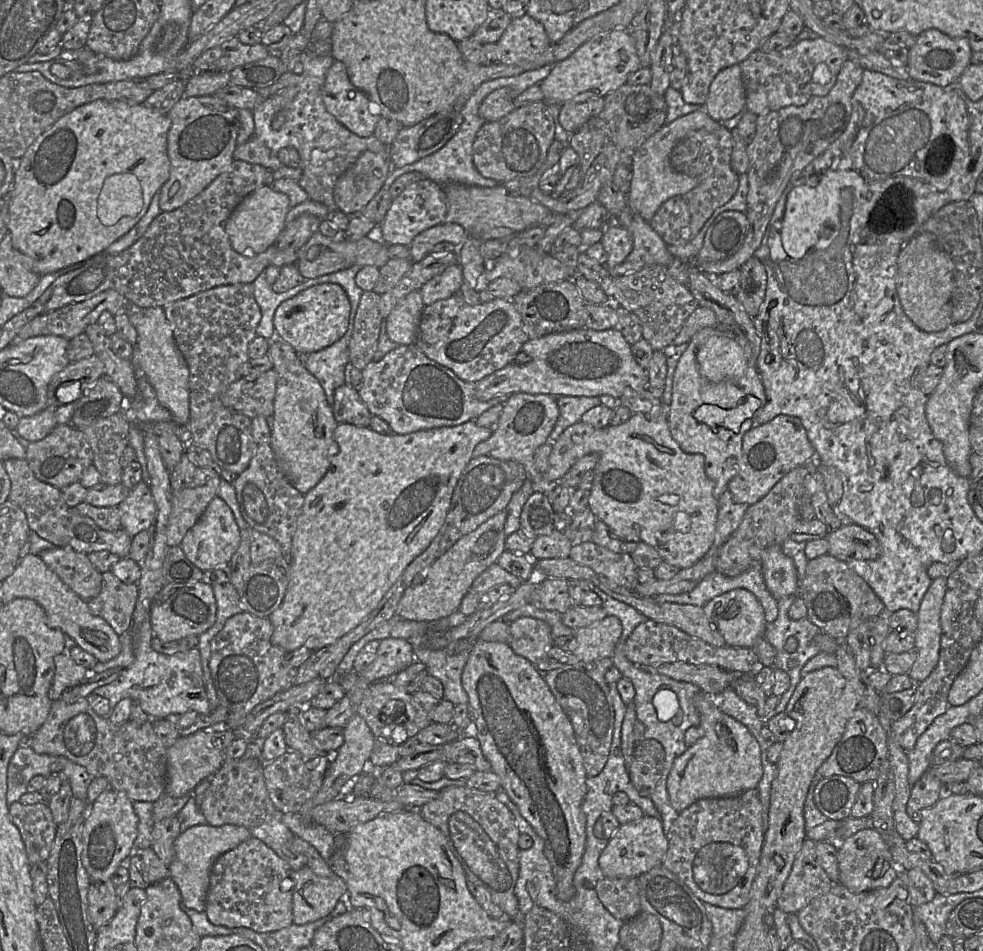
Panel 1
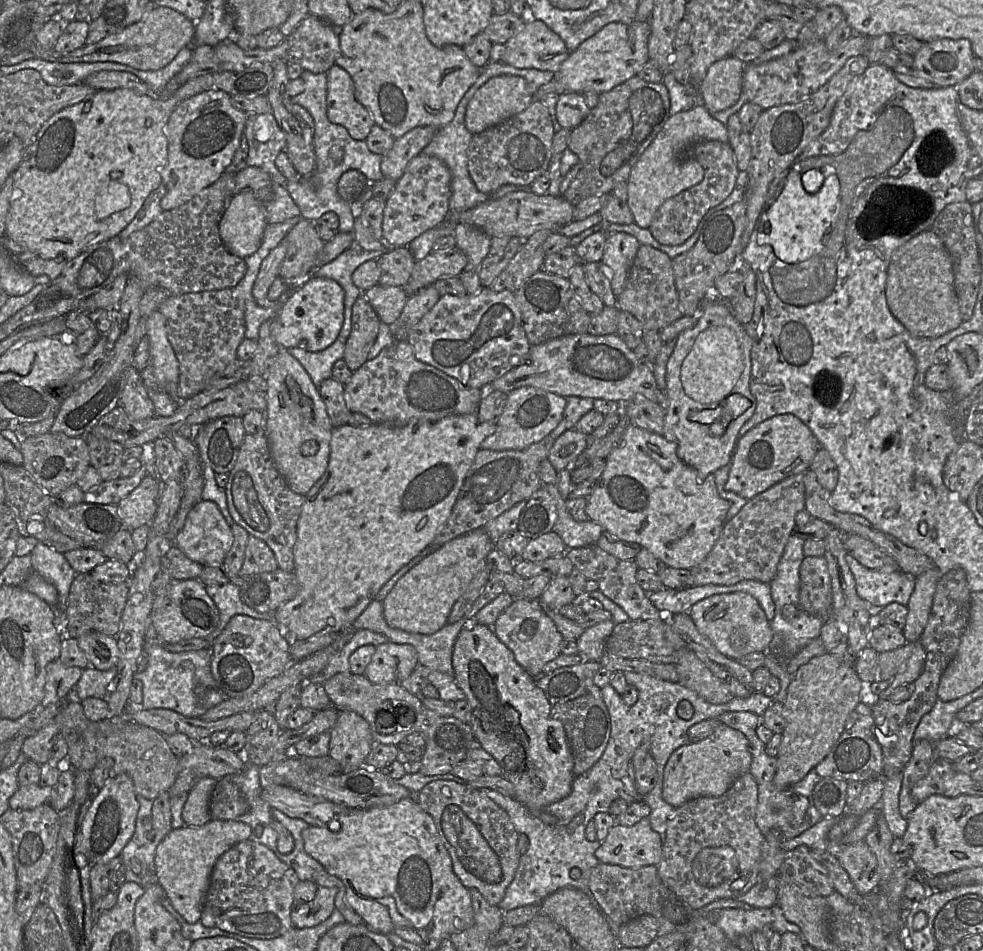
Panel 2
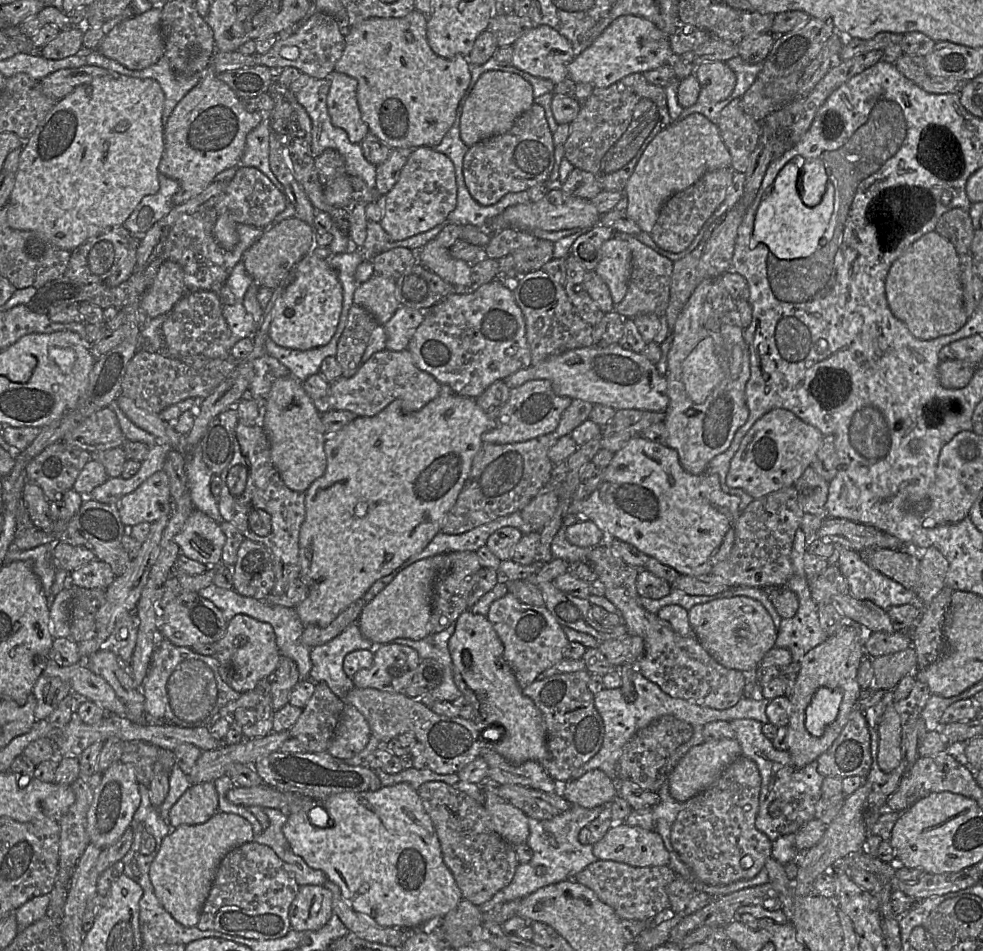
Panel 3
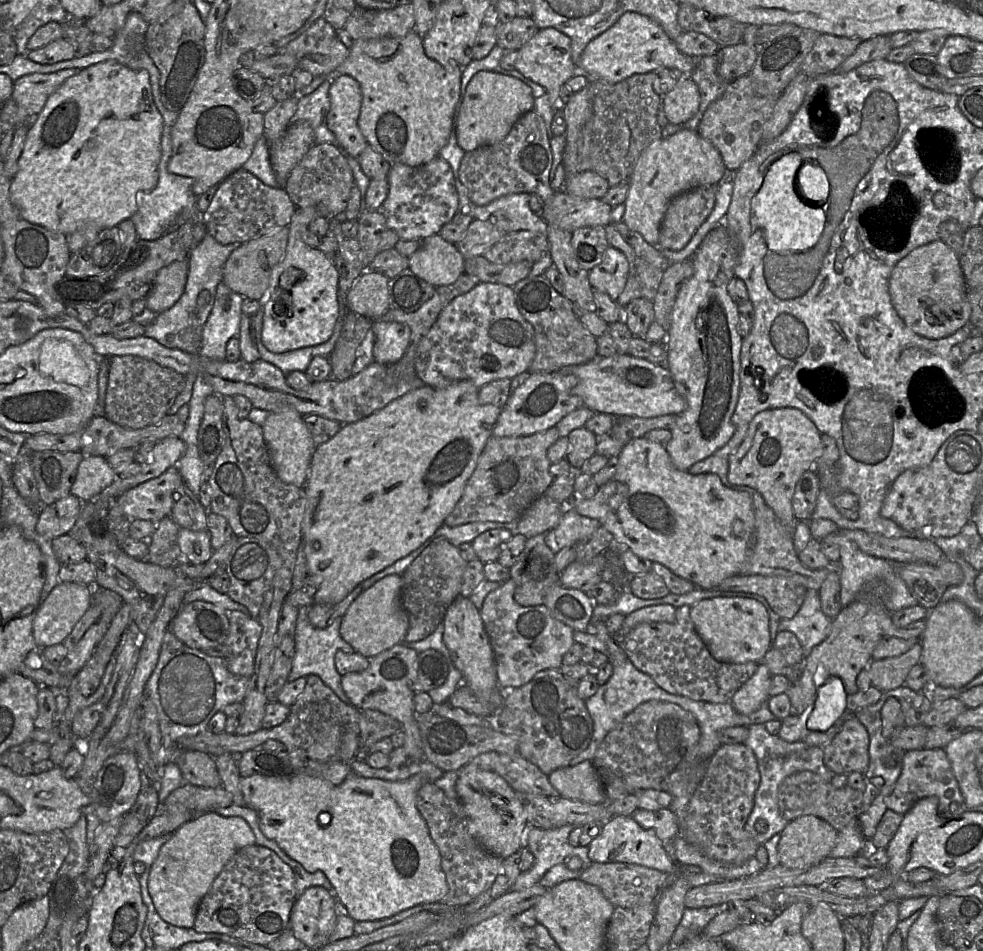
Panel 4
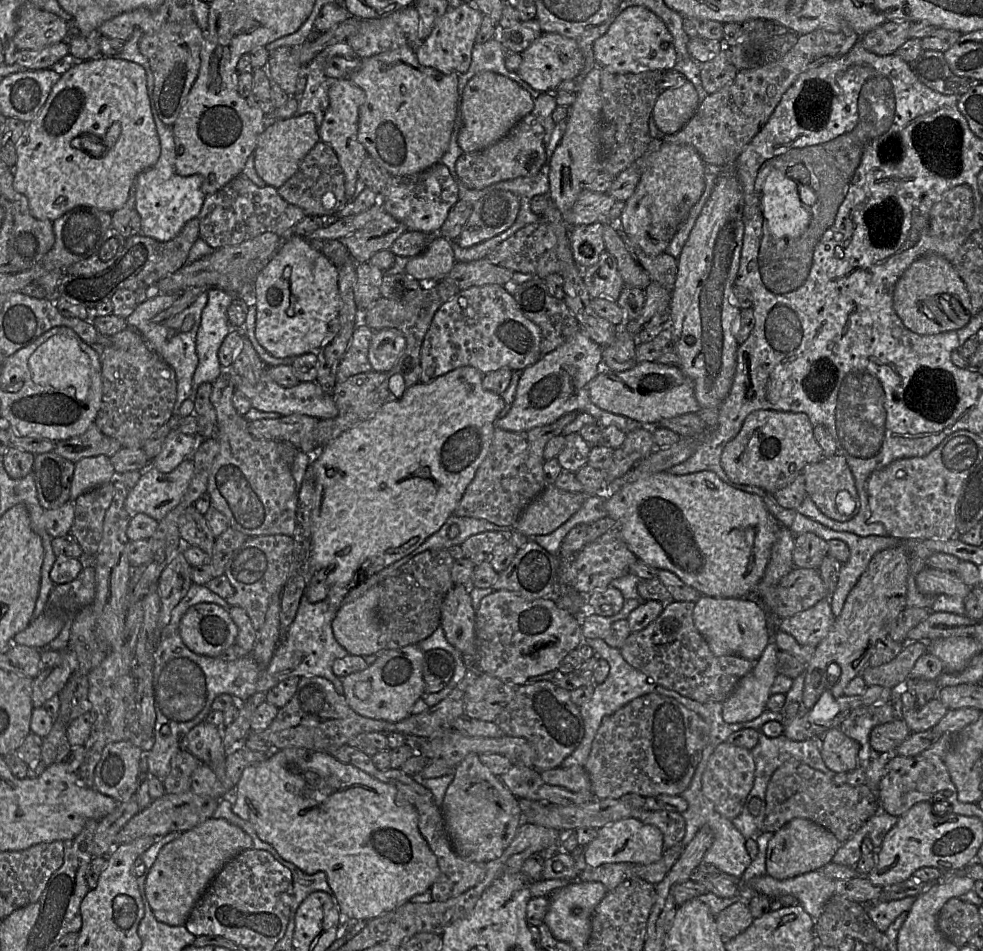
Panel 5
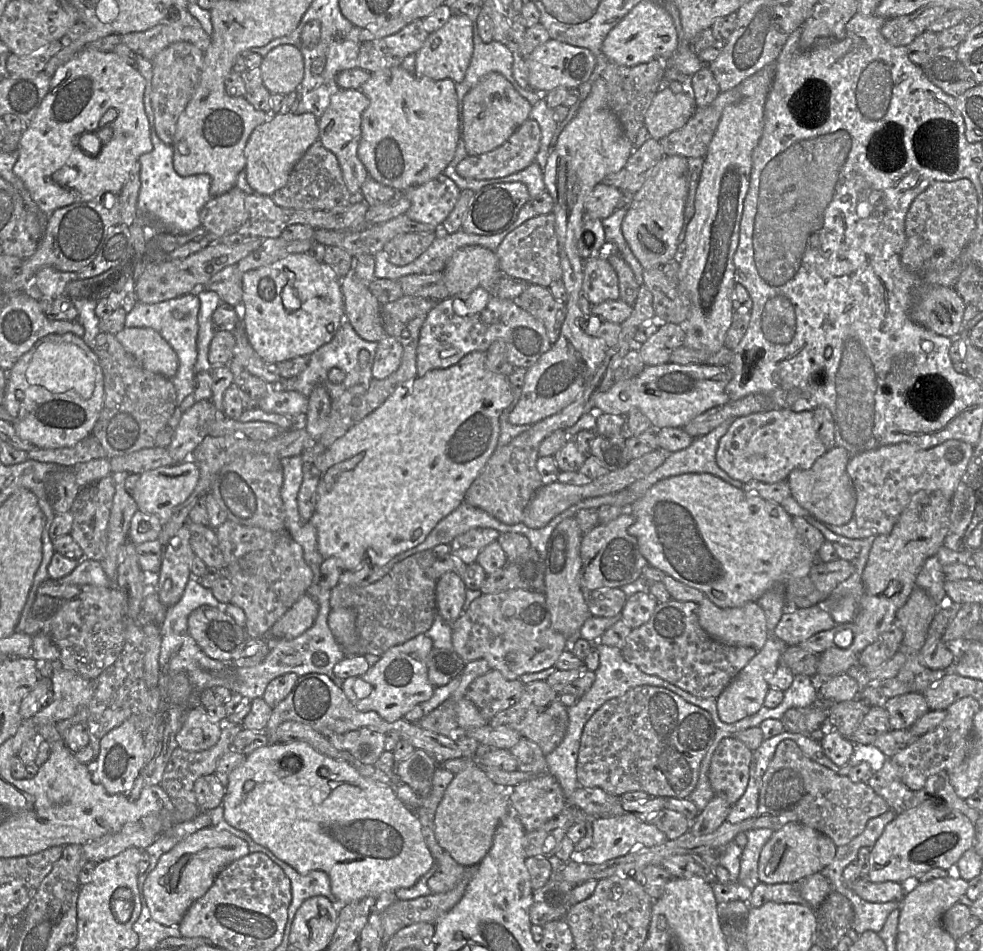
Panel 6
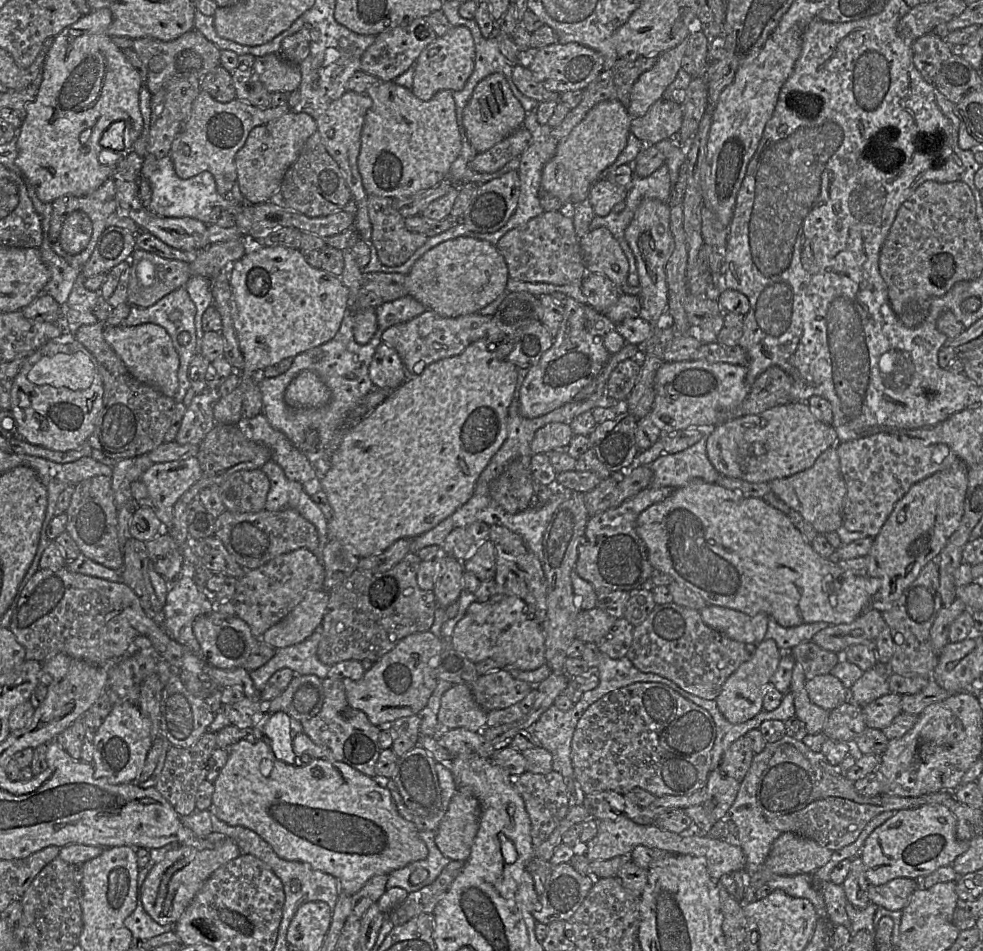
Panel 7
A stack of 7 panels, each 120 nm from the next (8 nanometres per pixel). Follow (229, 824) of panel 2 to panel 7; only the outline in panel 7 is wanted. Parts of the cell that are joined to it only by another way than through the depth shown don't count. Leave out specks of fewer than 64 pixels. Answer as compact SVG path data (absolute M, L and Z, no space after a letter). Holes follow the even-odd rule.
M213 832L206 838L214 844L214 848L198 850L180 845L168 851L147 875L142 886L143 907L160 925L176 924L208 878L218 868L242 854L238 845L223 834Z

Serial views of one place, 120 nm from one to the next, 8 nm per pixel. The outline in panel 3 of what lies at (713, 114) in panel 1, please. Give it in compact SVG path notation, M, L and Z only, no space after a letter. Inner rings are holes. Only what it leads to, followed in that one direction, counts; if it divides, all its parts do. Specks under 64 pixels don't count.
M723 61L702 63L696 68L693 75L714 102L725 100L736 85L735 73Z

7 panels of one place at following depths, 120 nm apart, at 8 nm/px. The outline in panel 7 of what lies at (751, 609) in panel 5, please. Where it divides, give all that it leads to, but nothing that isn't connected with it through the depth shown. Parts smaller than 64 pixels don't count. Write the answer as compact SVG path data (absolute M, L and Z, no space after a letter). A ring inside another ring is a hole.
M707 605L700 611L703 622L710 628L742 643L758 645L765 639L769 616L750 616L734 609Z

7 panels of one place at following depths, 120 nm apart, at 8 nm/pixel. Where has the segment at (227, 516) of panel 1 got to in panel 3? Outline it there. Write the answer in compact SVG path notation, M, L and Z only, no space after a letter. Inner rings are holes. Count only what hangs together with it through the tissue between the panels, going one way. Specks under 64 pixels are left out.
M193 509L175 536L175 543L182 554L207 567L218 566L221 563L225 542L225 534L219 524L196 509Z

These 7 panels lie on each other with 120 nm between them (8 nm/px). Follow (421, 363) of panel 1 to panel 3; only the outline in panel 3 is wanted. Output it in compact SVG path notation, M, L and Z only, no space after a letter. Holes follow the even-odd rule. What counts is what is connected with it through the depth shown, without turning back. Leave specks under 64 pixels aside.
M408 349L402 351L382 350L371 356L350 378L340 377L330 383L330 407L332 410L350 411L358 417L372 417L396 399L402 402L404 413L421 410L440 394L455 394L431 374L420 370Z

